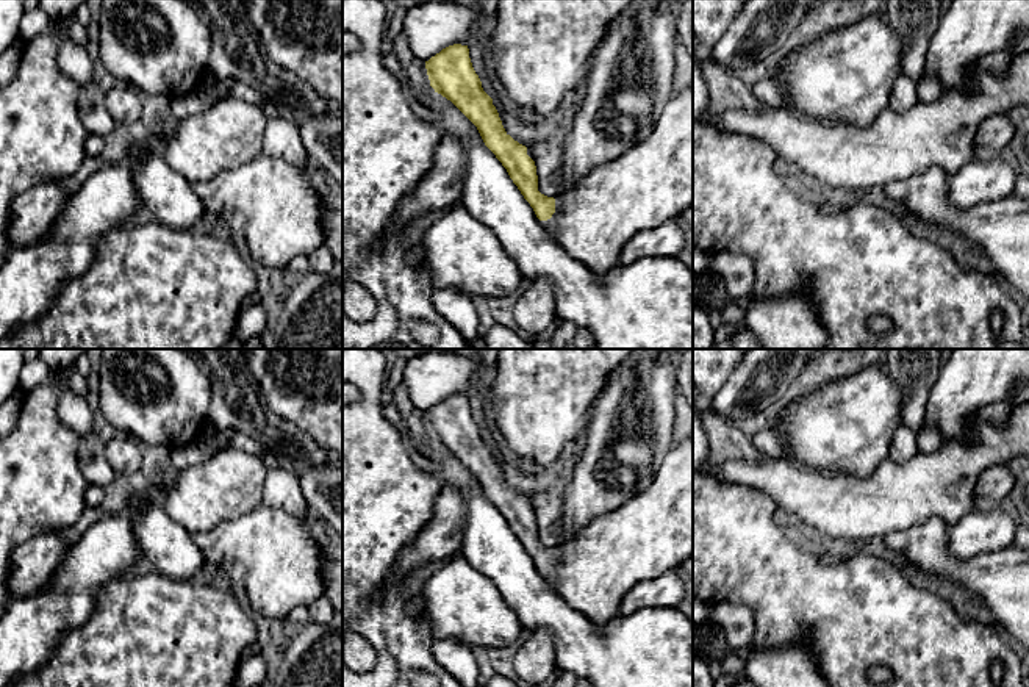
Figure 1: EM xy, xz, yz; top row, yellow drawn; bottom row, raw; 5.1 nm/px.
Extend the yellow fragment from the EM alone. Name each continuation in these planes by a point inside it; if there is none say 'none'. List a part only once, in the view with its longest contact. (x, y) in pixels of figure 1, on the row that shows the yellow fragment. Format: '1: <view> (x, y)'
1: xz (651, 183)

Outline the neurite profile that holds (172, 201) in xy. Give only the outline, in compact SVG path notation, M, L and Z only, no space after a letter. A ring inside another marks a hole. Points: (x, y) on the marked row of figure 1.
M152 153L134 166L133 183L142 207L160 224L192 230L210 218L195 185L174 171L160 153Z

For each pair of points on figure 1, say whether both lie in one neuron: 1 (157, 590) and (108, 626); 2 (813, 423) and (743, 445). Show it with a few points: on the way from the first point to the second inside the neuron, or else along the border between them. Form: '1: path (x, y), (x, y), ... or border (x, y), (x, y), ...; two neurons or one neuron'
1: path (144, 603), (129, 618), (121, 622); one neuron
2: border (749, 437), (765, 457); two neurons

